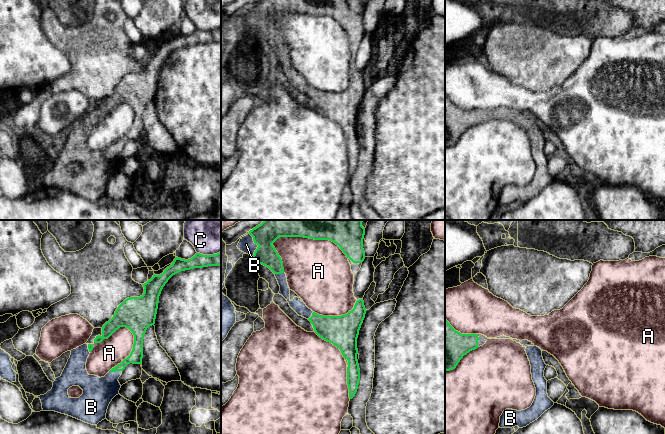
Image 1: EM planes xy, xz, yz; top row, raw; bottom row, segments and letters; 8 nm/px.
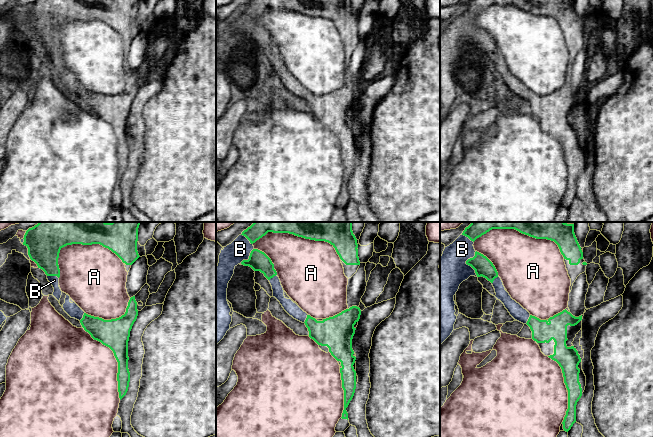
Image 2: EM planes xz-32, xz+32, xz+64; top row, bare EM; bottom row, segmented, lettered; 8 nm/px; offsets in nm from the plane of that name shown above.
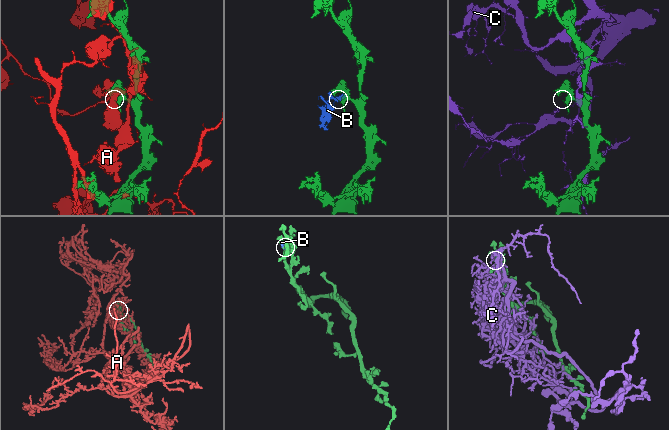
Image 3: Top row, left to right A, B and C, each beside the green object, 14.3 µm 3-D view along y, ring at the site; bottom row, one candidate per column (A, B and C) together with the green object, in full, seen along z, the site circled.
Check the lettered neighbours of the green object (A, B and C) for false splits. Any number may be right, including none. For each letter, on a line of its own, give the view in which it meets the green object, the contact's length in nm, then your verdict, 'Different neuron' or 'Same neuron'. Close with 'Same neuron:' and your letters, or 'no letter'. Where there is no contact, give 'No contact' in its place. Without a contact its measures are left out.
A: Touches green in xz. Shared border 650 nm. Different neuron
B: Touches green in xz. Shared border 190 nm. Same neuron
C: Touches green in xy. Shared border 190 nm. Different neuron
Same neuron: B

